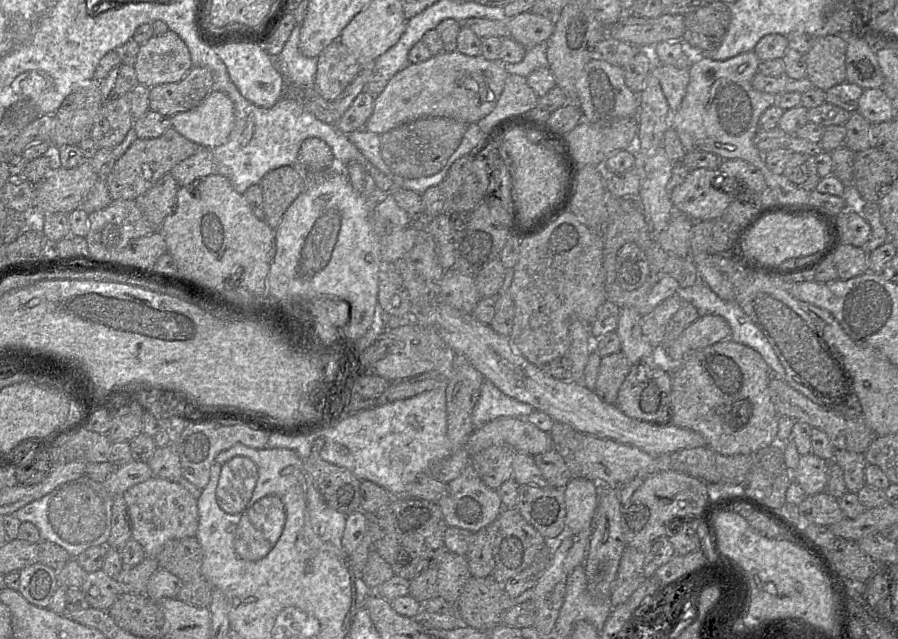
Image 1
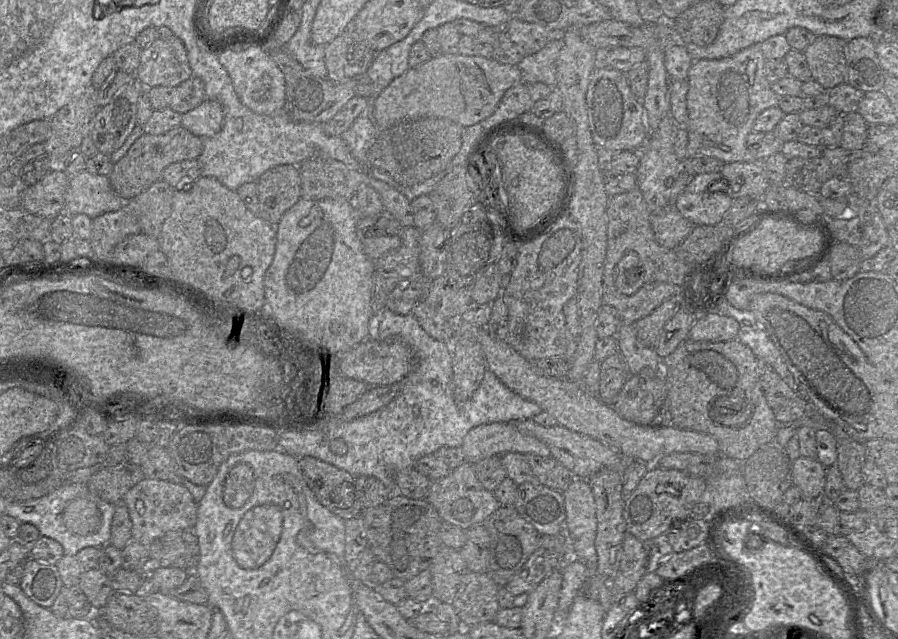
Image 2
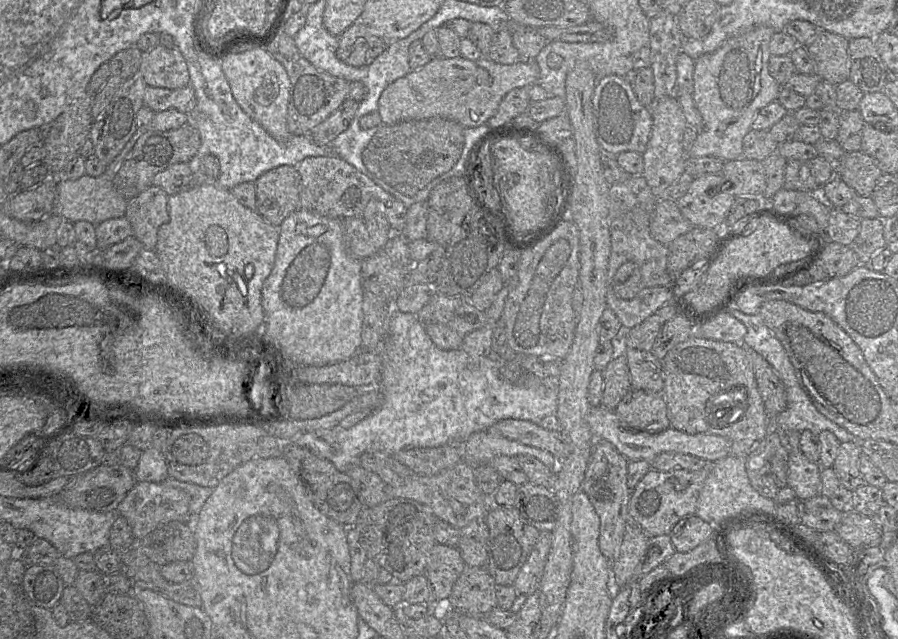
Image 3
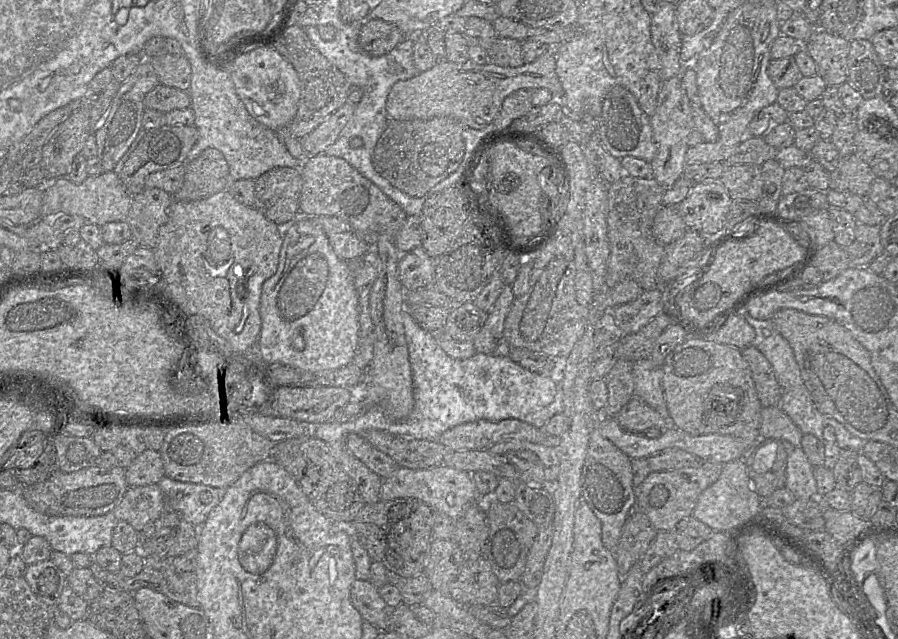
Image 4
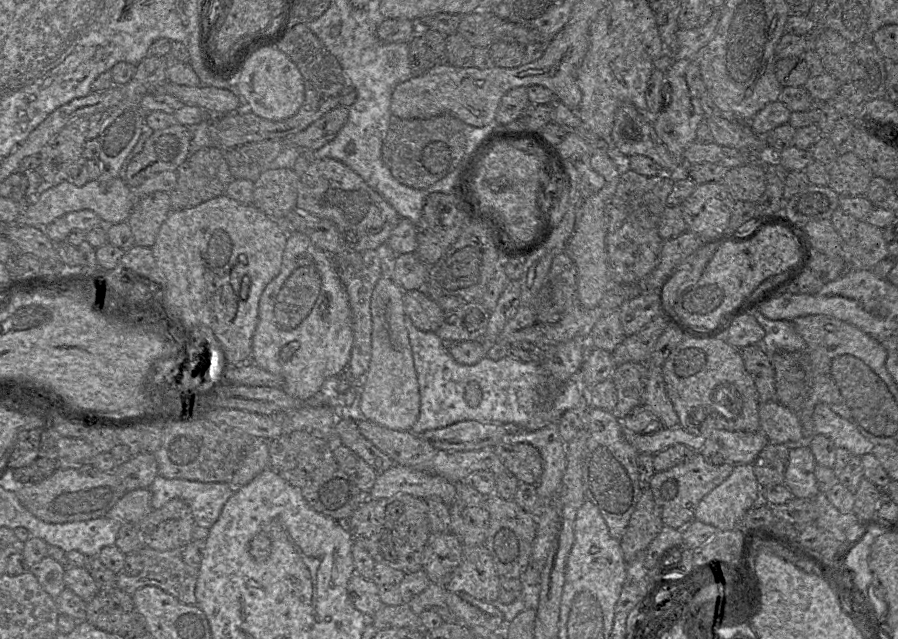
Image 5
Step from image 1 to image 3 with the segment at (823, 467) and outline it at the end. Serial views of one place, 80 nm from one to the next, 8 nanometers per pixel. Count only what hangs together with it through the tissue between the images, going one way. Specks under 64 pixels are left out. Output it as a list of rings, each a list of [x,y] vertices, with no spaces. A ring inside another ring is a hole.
[[[790,451],[787,486],[800,501],[820,495],[821,466],[808,460],[801,451]]]

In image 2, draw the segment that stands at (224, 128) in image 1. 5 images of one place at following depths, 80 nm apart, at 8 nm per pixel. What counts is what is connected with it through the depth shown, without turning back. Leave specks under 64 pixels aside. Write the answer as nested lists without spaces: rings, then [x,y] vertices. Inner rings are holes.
[[[205,100],[199,106],[182,115],[181,126],[202,139],[217,134],[224,121],[221,104],[214,100]]]

